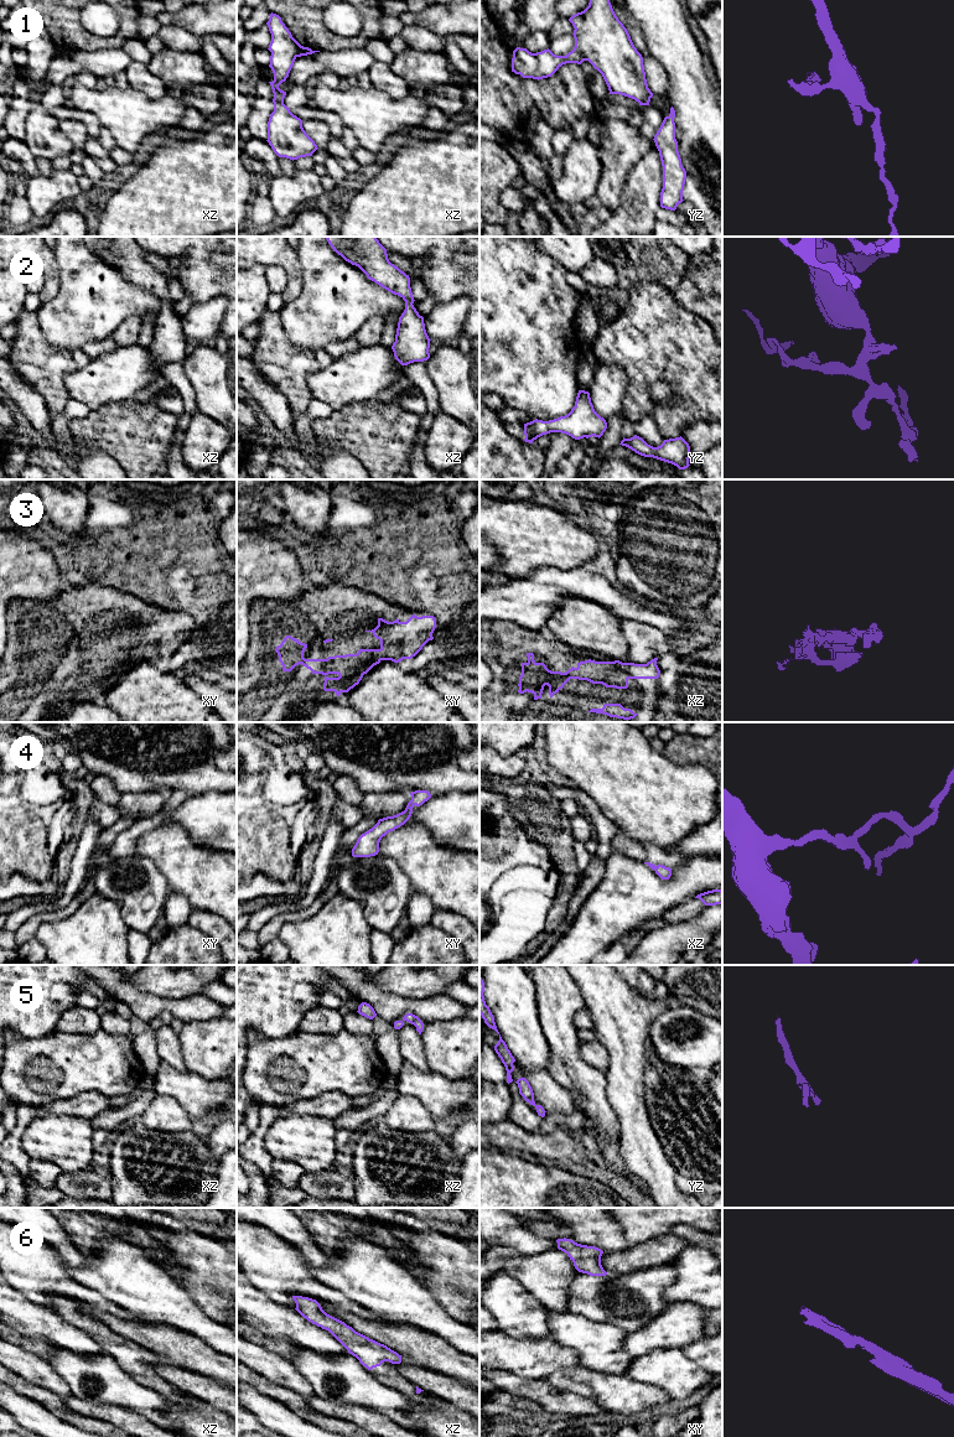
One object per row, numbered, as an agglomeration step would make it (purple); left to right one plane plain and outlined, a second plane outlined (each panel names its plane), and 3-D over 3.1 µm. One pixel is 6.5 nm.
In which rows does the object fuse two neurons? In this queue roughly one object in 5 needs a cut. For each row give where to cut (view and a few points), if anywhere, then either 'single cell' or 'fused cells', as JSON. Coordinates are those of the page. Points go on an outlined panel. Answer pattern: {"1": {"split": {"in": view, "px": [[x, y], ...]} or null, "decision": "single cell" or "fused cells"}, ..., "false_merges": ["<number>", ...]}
{"1": {"split": null, "decision": "single cell"}, "2": {"split": null, "decision": "single cell"}, "3": {"split": null, "decision": "single cell"}, "4": {"split": null, "decision": "single cell"}, "5": {"split": null, "decision": "single cell"}, "6": {"split": null, "decision": "single cell"}, "false_merges": []}

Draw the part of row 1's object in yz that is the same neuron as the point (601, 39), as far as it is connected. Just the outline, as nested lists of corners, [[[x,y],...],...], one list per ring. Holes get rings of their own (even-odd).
[[[590,0],[589,6],[569,21],[575,28],[571,52],[556,56],[549,48],[532,53],[517,47],[513,51],[512,72],[539,81],[551,77],[562,64],[589,61],[602,74],[610,94],[621,94],[639,105],[649,105],[653,93],[647,84],[643,57],[610,0]]]

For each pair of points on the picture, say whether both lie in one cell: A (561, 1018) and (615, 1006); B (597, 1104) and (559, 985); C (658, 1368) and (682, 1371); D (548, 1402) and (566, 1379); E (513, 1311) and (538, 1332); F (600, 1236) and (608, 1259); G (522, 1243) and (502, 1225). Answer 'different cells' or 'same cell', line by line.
A: different cells
B: same cell
C: same cell
D: different cells
E: same cell
F: different cells
G: same cell

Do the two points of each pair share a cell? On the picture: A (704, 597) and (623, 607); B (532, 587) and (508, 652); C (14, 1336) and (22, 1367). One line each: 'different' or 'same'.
A: different
B: different
C: different

